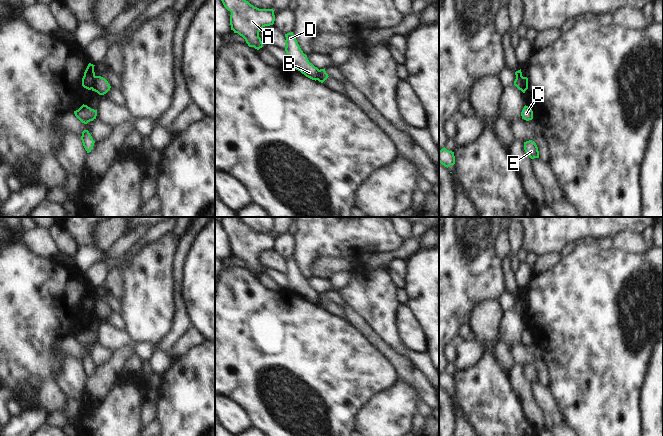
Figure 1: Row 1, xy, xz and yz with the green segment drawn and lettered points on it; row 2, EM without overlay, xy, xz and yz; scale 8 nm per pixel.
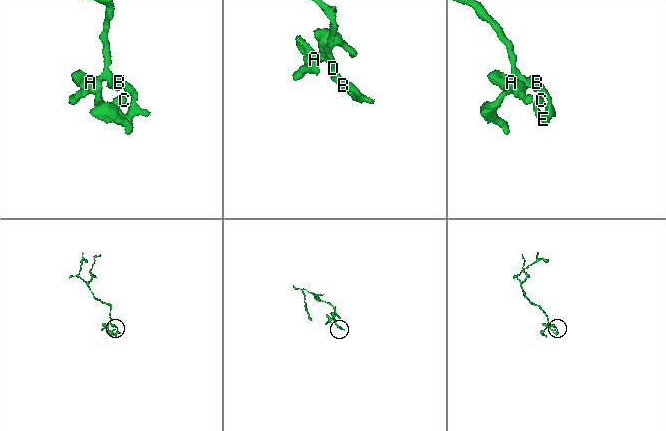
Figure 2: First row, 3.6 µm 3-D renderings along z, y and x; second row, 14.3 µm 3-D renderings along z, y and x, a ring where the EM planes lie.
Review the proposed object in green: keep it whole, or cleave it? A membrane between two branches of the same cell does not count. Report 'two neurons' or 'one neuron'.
two neurons

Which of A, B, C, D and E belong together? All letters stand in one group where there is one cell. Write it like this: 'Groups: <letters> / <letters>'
Groups: A B D / C E.

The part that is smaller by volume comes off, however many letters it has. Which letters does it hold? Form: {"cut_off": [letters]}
{"cut_off": ["C", "E"]}

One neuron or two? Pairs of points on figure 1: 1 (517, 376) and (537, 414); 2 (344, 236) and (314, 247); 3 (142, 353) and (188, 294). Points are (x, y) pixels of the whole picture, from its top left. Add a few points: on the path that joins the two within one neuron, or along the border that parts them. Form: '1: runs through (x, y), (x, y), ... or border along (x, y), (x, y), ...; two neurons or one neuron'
1: runs through (521, 385), (530, 405); one neuron
2: runs through (337, 236), (325, 236), (321, 240); one neuron
3: border along (180, 277), (180, 297), (190, 322); two neurons

